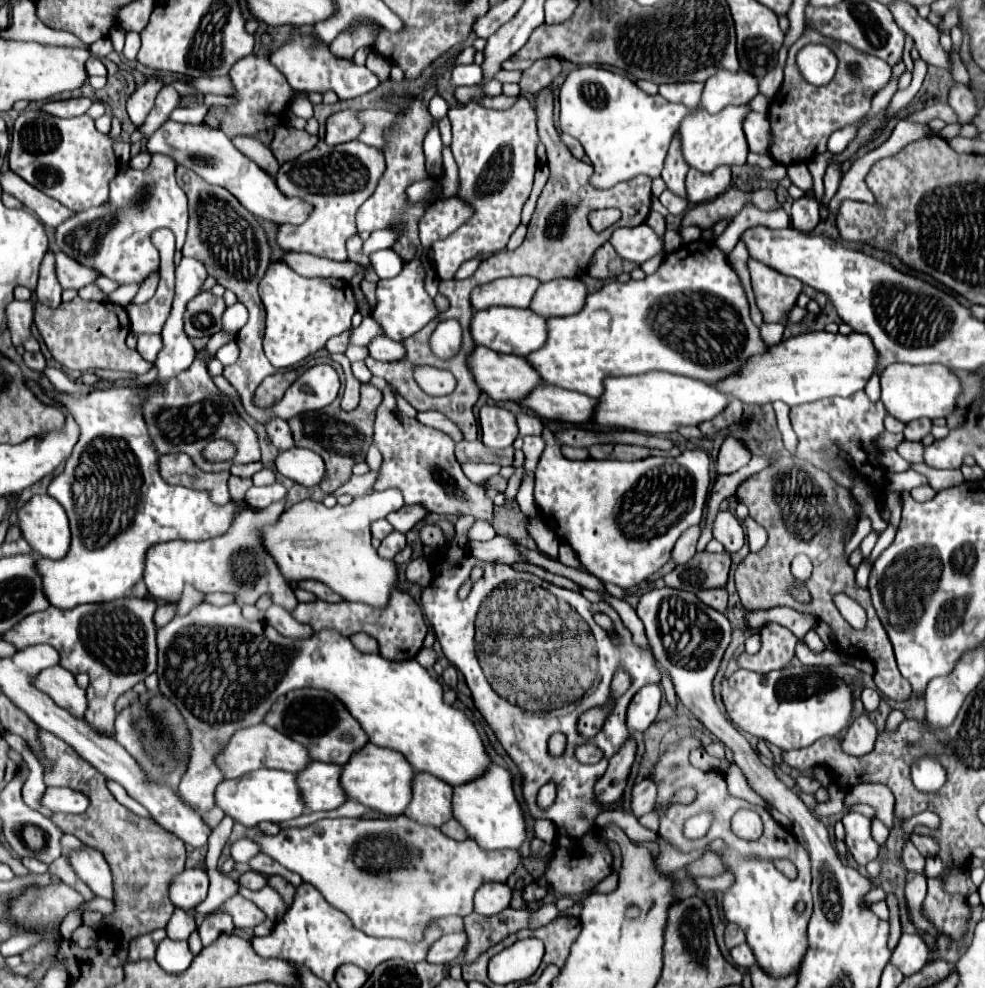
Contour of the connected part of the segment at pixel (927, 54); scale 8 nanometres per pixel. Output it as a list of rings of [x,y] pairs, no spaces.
[[[895,1],[889,9],[897,25],[913,39],[921,59],[927,65],[935,65],[939,69],[951,71],[951,53],[943,51],[943,47],[939,45],[937,27],[931,25],[927,19],[919,17],[917,9],[911,9],[911,5],[905,1]]]

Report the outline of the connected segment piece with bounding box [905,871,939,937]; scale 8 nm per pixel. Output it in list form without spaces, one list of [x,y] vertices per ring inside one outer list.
[[[907,871],[905,873],[905,895],[907,895],[907,901],[909,901],[909,909],[913,913],[913,921],[917,927],[933,933],[935,937],[939,937],[939,933],[929,925],[929,921],[925,921],[921,917],[921,903],[927,895],[927,877],[923,873],[913,873],[913,871]]]

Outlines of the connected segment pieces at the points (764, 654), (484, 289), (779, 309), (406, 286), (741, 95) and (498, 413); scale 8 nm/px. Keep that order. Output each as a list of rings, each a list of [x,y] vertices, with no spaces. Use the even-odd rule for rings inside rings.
[[[768,623],[761,629],[761,648],[755,655],[747,655],[745,651],[737,657],[737,665],[749,671],[759,671],[759,673],[769,673],[773,669],[783,669],[795,655],[795,647],[798,639],[787,628],[776,624]]]
[[[505,277],[487,285],[479,285],[471,293],[471,305],[487,309],[491,305],[505,307],[529,307],[537,287],[541,283],[535,277]]]
[[[749,259],[749,271],[755,303],[763,313],[763,321],[787,325],[787,315],[795,307],[803,283],[795,277],[779,275],[755,259]]]
[[[419,259],[409,261],[403,265],[403,273],[393,279],[379,281],[377,285],[377,305],[373,309],[373,317],[383,325],[385,335],[393,341],[403,341],[423,329],[429,321],[433,321],[439,315],[439,309],[435,301],[425,293],[423,289],[423,279],[425,279],[425,269]]]
[[[721,69],[719,73],[715,73],[715,77],[709,77],[705,81],[701,107],[707,109],[709,113],[719,113],[727,105],[745,105],[745,103],[749,103],[757,93],[759,93],[759,83],[757,83],[755,77],[751,77],[751,73],[743,73],[743,69],[739,69],[735,73],[727,71],[727,69]]]
[[[481,407],[479,411],[481,425],[481,441],[489,449],[505,449],[511,447],[519,435],[515,415],[501,407]]]

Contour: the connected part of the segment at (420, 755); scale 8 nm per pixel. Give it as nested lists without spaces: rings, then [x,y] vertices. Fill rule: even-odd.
[[[199,603],[187,615],[175,617],[163,629],[157,631],[159,663],[157,677],[161,693],[179,709],[191,741],[191,753],[187,771],[177,787],[179,797],[197,807],[201,813],[215,805],[215,787],[223,781],[223,773],[215,765],[215,753],[225,747],[229,737],[243,727],[257,725],[271,709],[273,701],[289,691],[317,687],[335,693],[339,701],[347,705],[347,711],[363,725],[369,741],[399,751],[415,771],[431,773],[449,785],[463,785],[485,773],[489,757],[483,751],[483,741],[475,725],[455,707],[443,703],[441,685],[415,661],[389,661],[381,655],[367,655],[353,647],[349,637],[341,637],[335,631],[319,631],[307,639],[291,641],[291,637],[279,635],[271,625],[253,621],[249,623],[241,615],[241,607],[231,603],[215,607],[211,603]]]

